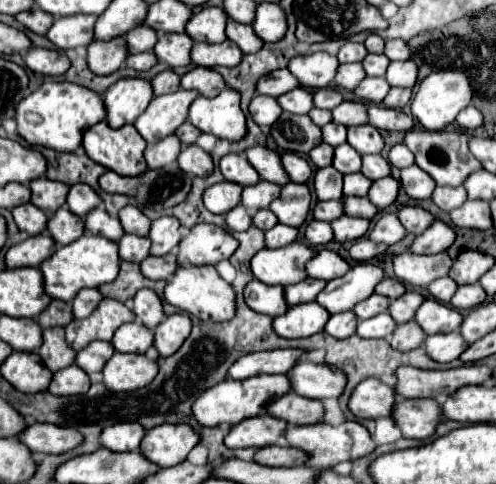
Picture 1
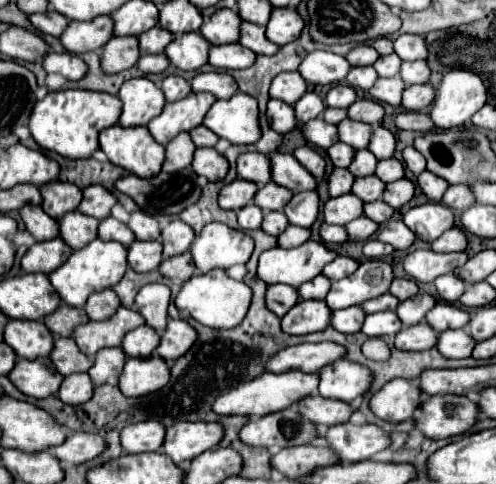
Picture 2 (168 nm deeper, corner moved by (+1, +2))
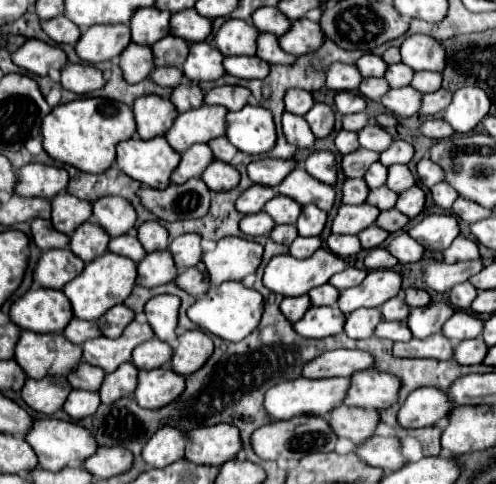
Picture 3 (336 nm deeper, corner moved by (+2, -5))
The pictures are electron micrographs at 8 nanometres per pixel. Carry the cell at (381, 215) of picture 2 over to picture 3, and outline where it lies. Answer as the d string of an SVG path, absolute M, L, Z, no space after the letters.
M387 209L387 211L381 211L375 225L389 231L389 233L395 233L399 229L405 229L409 223L409 217L405 217L401 211L397 209Z

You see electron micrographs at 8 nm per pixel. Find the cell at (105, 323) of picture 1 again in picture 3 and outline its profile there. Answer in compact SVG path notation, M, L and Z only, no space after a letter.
M133 319L129 327L125 327L123 335L117 339L107 339L107 337L97 337L89 339L83 343L83 359L95 367L101 367L105 373L115 371L125 361L131 361L131 351L153 337L153 329L149 323L139 323Z

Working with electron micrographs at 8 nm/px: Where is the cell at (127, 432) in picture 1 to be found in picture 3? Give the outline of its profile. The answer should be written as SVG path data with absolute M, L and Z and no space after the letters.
M165 425L165 427L157 429L153 433L153 437L145 443L141 457L151 467L165 467L173 461L183 459L183 449L185 449L183 431Z

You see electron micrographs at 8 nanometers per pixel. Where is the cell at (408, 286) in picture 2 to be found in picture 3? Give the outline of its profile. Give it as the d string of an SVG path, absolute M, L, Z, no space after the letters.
M405 289L403 297L405 297L405 303L409 307L423 307L423 305L427 305L431 301L429 295L423 289Z

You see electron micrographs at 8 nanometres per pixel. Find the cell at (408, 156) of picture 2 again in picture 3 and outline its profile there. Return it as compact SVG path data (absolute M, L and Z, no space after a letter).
M423 157L417 163L417 177L425 187L433 187L435 183L443 181L443 171L439 165L435 165L429 157Z

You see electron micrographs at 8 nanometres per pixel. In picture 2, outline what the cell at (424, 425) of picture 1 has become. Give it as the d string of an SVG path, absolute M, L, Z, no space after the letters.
M428 396L422 402L422 416L416 426L426 434L426 438L442 440L466 434L474 428L476 416L480 412L478 404L468 396Z

